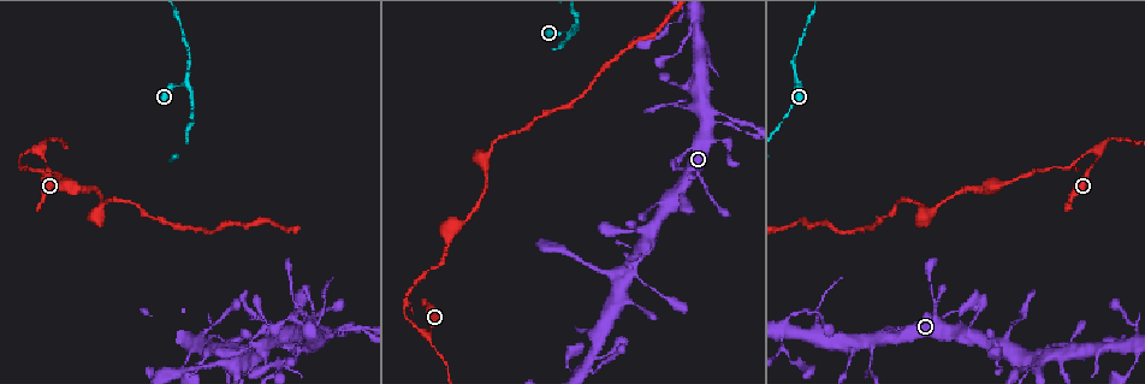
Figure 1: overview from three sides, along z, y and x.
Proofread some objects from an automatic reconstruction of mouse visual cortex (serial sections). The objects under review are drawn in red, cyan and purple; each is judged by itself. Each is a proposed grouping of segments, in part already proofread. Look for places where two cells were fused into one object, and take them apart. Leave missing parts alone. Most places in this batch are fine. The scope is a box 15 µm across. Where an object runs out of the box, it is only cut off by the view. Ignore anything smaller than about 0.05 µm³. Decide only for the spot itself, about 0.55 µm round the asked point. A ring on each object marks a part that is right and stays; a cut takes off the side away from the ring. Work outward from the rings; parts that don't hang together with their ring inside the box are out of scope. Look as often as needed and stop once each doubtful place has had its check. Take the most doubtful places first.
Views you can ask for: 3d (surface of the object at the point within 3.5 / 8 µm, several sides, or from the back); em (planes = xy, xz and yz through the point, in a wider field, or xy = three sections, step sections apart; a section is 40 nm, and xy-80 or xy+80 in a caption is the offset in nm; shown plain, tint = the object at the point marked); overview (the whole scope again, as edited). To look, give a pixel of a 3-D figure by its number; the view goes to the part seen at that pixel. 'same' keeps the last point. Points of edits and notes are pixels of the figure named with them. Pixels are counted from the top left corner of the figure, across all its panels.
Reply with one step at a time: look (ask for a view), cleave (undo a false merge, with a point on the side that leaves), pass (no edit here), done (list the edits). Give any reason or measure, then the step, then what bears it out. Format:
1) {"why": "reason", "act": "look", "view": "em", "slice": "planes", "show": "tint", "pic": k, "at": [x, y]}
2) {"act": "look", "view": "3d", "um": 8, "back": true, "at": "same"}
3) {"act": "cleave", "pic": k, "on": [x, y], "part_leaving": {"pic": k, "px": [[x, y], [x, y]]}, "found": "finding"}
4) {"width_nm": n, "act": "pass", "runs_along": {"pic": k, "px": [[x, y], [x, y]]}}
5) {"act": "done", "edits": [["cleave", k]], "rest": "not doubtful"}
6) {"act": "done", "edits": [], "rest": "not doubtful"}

{"why": "three-way junction", "act": "look", "view": "3d", "um": 3.5, "pic": 1, "at": [780, 347]}

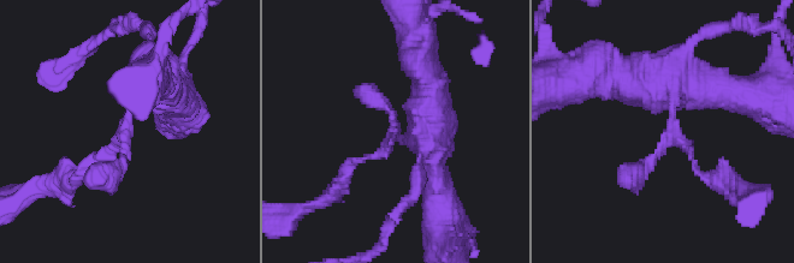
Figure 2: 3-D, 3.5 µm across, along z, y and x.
{"arms": 3, "arm_widths_nm": [100, 200, 450], "act": "look", "view": "em", "slice": "xy", "step": 1, "show": "tint", "pic": 2, "at": [123, 128]}

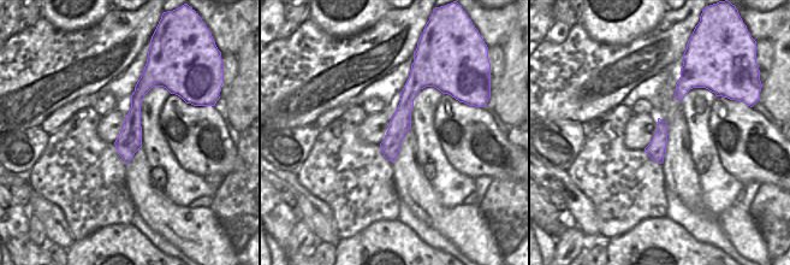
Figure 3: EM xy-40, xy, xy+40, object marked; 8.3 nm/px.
{"act": "pass", "runs_along": {"pic": 2, "px": [[163, 85], [77, 178]]}, "found": "continuous, no second cell"}

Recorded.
{"why": "abrupt turn", "act": "look", "view": "3d", "um": 3.5, "pic": 1, "at": [1100, 151]}

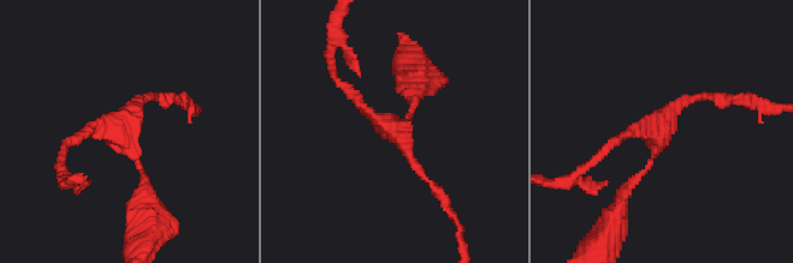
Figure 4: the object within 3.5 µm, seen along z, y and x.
{"arms": 3, "arm_widths_nm": [150, 150, 150], "why": "now the EM", "act": "look", "view": "em", "slice": "xy", "step": 5, "show": "tint", "pic": 4, "at": [116, 136]}

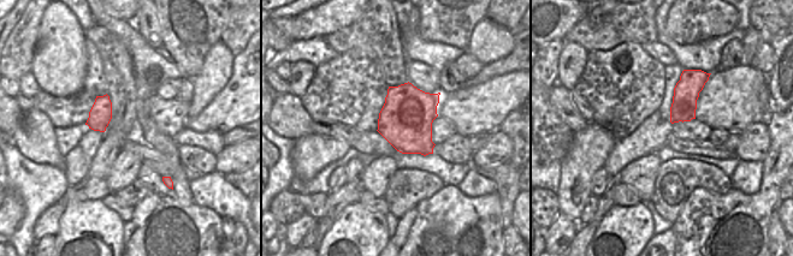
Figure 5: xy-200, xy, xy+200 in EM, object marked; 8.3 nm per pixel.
{"act": "pass", "runs_along": {"pic": 4, "px": [[147, 198], [136, 154], [107, 124], [63, 147]]}, "found": "continuous, no second cell"}

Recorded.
{"why": "sharp bend", "act": "look", "view": "3d", "um": 3.5, "pic": 1, "at": [188, 88]}

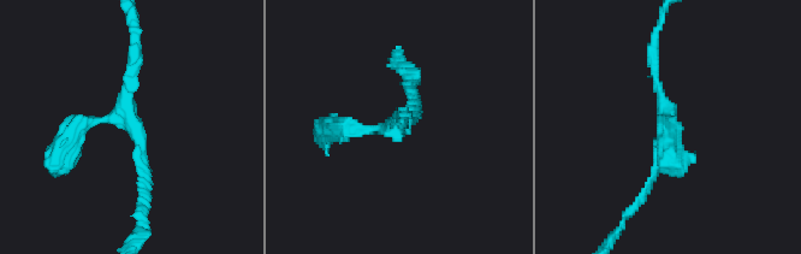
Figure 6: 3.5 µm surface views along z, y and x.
{"arms": 3, "arm_widths_nm": [100, 150, 250], "act": "look", "view": "em", "slice": "xy", "step": 3, "show": "tint", "pic": 6, "at": [130, 123]}

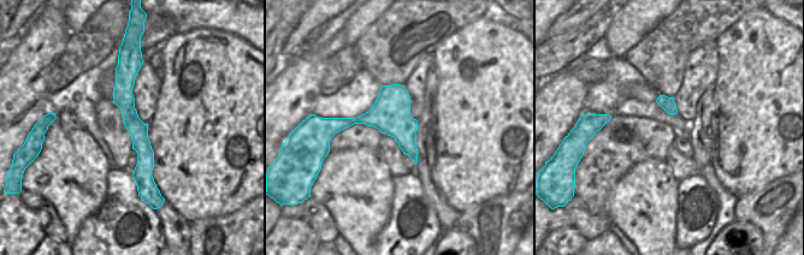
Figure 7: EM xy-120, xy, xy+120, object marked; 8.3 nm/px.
{"act": "look", "view": "em", "slice": "xy", "step": 1, "show": "tint", "at": "same"}

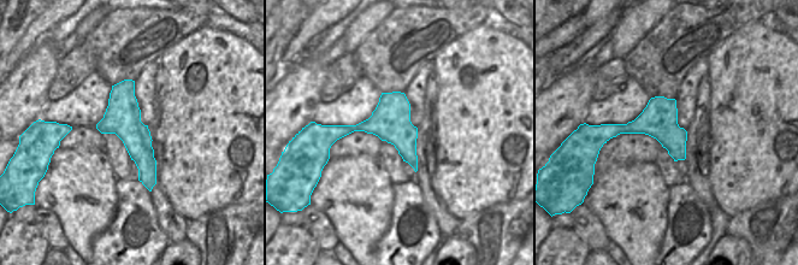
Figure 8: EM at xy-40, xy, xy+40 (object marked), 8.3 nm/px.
{"act": "pass", "runs_along": {"pic": 8, "px": [[126, 82], [126, 125], [149, 186]]}, "found": "one cell here"}

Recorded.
{"why": "thin neck", "act": "look", "view": "3d", "um": 3.5, "pic": 1, "at": [870, 356]}

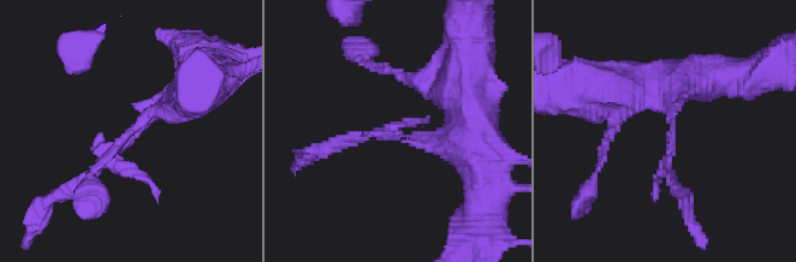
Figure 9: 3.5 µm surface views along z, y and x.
{"act": "look", "view": "em", "slice": "xy", "step": 1, "show": "tint", "pic": 9, "at": [136, 135]}

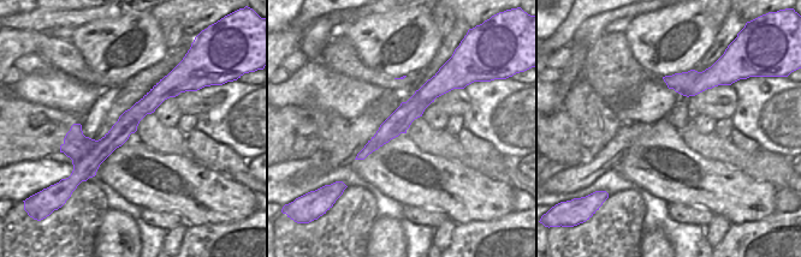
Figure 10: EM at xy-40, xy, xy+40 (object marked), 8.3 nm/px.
{"act": "pass", "runs_along": {"pic": 9, "px": [[206, 79], [158, 106], [77, 186]]}, "found": "one cell here"}

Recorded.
{"act": "done", "edits": [], "rest": "not doubtful"}

